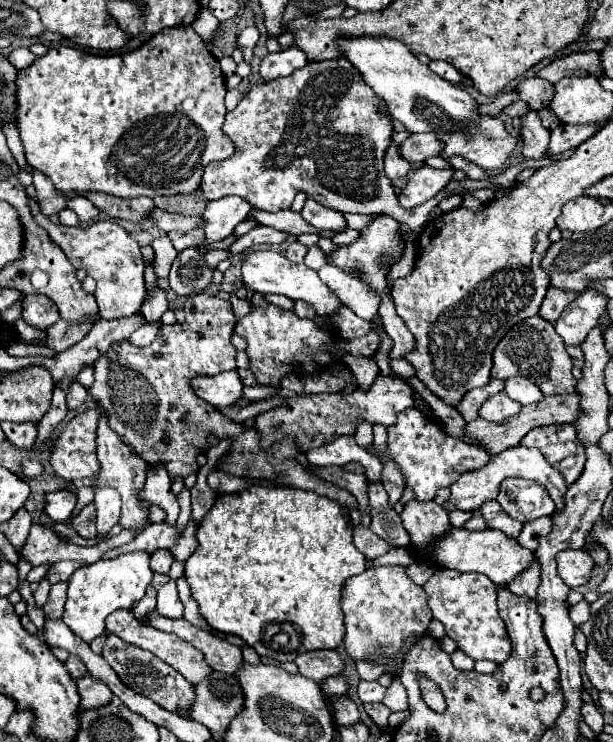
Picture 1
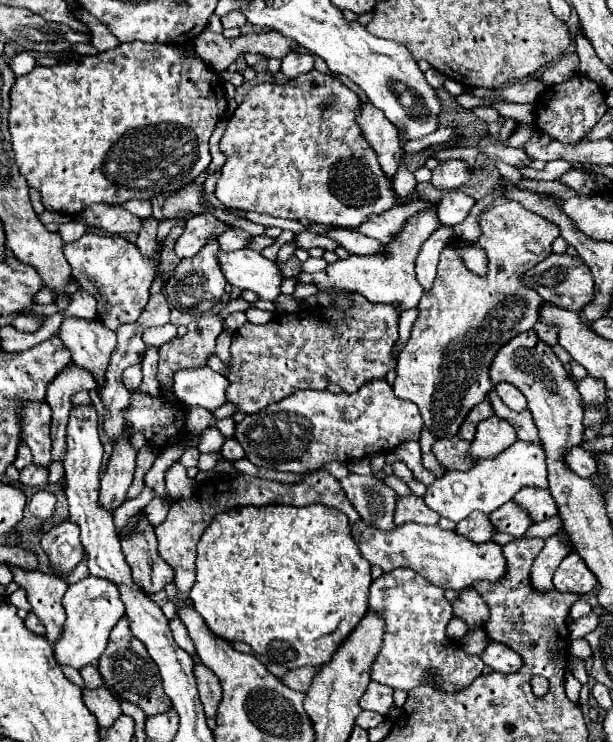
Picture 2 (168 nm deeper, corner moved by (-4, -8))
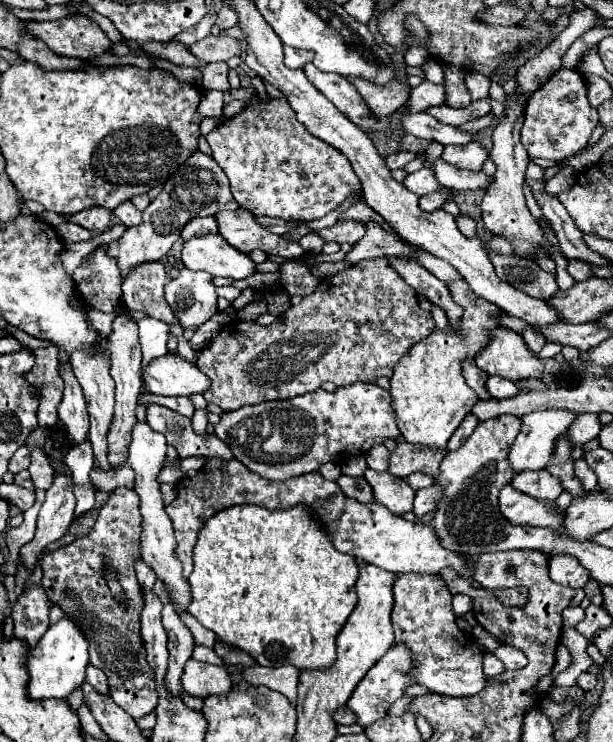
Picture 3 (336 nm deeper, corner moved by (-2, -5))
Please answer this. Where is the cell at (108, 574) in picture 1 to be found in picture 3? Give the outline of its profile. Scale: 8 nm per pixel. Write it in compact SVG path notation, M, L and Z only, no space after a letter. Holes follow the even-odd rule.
M60 619L56 625L50 625L38 645L30 649L24 657L26 669L28 669L28 687L26 695L32 701L42 699L66 699L74 689L78 689L86 679L86 667L88 667L88 645L82 637L80 629L68 619Z

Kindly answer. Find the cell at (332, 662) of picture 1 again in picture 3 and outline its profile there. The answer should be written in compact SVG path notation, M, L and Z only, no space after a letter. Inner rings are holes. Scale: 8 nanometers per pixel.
M254 665L242 671L244 681L250 685L264 685L268 689L280 691L282 695L288 697L288 701L294 705L296 703L296 685L298 685L298 669L292 665L280 665L280 667L262 667Z

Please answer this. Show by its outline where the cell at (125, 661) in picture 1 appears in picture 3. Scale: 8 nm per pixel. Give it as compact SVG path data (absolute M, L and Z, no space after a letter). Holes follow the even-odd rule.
M116 487L106 505L100 509L98 521L90 535L74 543L48 551L42 557L42 587L48 599L58 605L68 619L72 619L82 635L88 639L90 665L104 671L110 685L110 697L134 719L140 719L156 709L158 693L154 689L154 673L146 661L140 637L140 613L144 607L142 587L136 581L134 557L138 555L142 517L138 513L138 495L132 489ZM108 567L114 569L116 579L124 591L124 603L118 601L108 583Z

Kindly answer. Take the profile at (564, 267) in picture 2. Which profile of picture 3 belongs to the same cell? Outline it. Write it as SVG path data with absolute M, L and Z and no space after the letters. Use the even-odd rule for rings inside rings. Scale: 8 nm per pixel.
M484 243L484 249L486 249L486 253L496 269L496 275L502 281L506 281L508 285L524 291L530 297L538 297L542 301L550 299L558 291L556 275L542 271L536 263L522 261L514 255L510 257L510 255L494 253L488 243Z

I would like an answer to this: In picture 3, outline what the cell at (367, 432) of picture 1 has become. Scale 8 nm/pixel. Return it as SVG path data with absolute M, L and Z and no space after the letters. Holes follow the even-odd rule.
M366 469L364 479L370 483L374 499L392 513L400 515L412 509L414 489L404 479L394 477L388 471L374 471L374 469Z

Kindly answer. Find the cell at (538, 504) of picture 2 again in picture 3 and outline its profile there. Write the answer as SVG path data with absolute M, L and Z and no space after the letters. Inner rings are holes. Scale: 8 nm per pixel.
M526 469L522 473L516 473L512 479L512 487L542 501L556 501L556 497L564 491L558 477L550 475L546 469L540 471Z

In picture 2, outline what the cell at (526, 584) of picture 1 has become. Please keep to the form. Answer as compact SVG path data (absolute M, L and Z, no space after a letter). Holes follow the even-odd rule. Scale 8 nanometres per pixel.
M556 536L546 538L544 548L536 556L532 570L530 570L530 584L536 592L546 594L546 592L554 590L552 576L564 556L568 556L568 548L564 548L564 544L560 544L560 540L556 540Z

